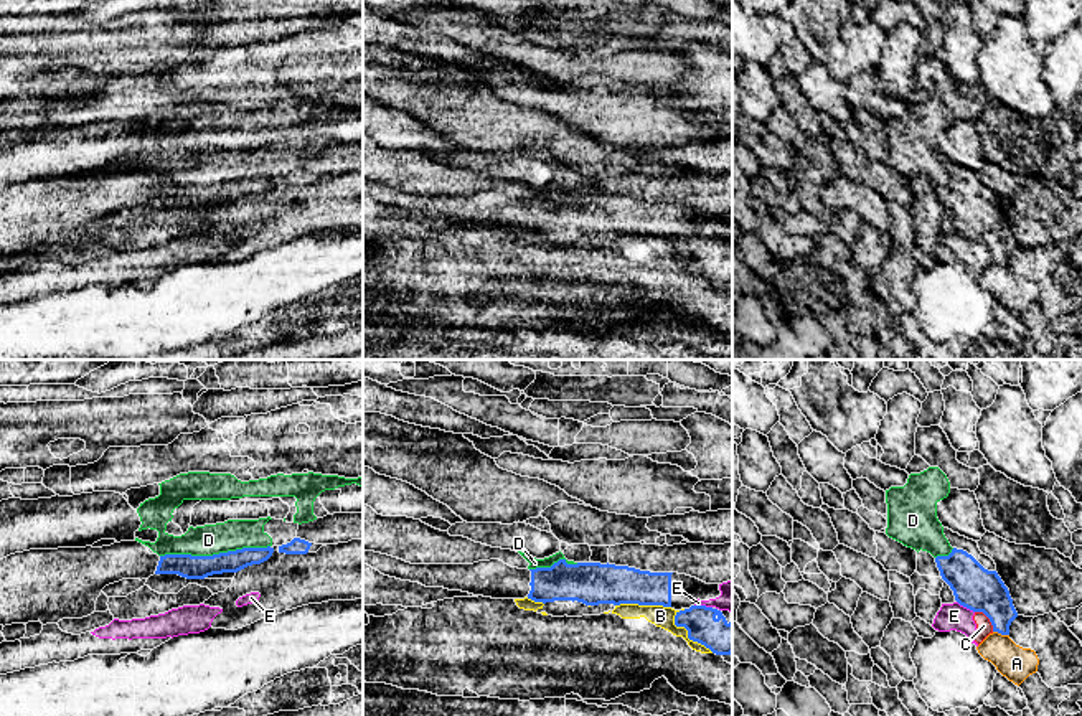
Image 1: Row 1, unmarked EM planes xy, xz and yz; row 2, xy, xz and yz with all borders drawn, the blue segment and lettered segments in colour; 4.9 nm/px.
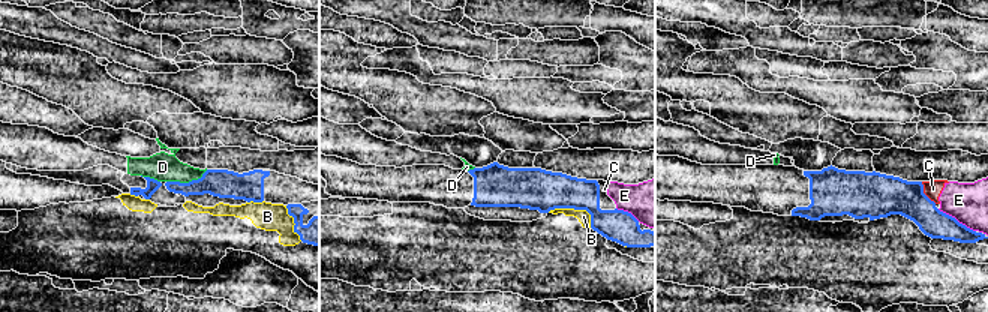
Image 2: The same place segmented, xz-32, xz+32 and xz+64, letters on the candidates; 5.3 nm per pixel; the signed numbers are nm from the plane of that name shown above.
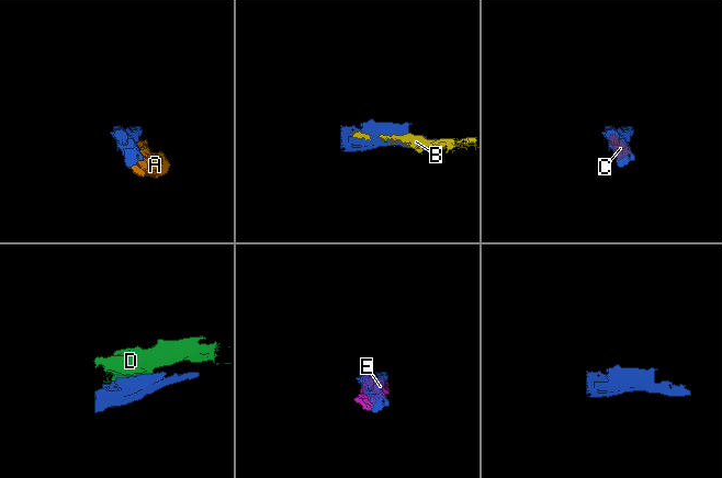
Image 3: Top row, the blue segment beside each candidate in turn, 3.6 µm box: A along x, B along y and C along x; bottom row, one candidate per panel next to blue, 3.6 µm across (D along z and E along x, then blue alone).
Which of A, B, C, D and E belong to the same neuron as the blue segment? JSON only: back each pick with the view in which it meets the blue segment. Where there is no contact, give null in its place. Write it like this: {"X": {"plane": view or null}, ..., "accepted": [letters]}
{"accepted": []}

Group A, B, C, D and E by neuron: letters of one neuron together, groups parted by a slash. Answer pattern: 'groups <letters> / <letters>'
groups A / B / C E / D

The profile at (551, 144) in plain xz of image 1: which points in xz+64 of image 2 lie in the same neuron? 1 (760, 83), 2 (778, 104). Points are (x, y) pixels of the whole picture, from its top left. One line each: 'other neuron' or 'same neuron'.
1: other neuron
2: same neuron

